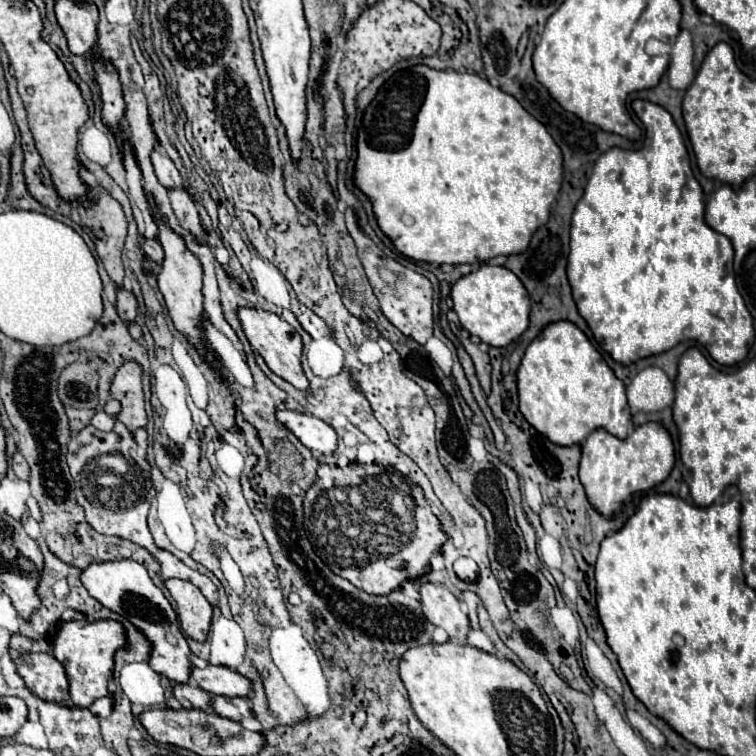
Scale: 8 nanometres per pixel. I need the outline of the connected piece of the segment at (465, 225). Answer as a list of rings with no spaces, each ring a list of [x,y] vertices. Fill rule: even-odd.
[[[414,65],[410,69],[398,71],[390,81],[382,85],[370,107],[364,111],[362,127],[358,131],[356,141],[356,169],[354,179],[356,185],[372,199],[374,215],[380,225],[380,229],[392,239],[394,247],[404,253],[406,257],[412,257],[416,261],[426,263],[482,263],[498,255],[512,255],[512,253],[524,253],[528,249],[528,243],[538,227],[542,227],[550,217],[550,207],[558,197],[560,185],[562,185],[562,151],[554,143],[552,135],[546,131],[546,127],[536,121],[522,105],[508,93],[504,93],[498,87],[492,87],[484,77],[476,73],[458,73],[458,71],[436,71],[426,65]]]

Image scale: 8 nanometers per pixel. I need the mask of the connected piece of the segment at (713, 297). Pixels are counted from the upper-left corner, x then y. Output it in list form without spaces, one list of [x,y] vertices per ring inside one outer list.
[[[634,99],[632,101],[632,109],[634,113],[640,117],[640,121],[646,127],[646,139],[642,149],[636,151],[628,151],[628,149],[620,149],[620,147],[612,147],[608,149],[604,155],[600,155],[600,159],[596,161],[594,169],[592,169],[592,177],[588,179],[588,185],[584,189],[582,199],[578,201],[574,215],[572,215],[572,227],[570,227],[570,257],[568,257],[568,281],[572,285],[572,295],[574,301],[578,305],[580,315],[586,319],[588,327],[594,333],[594,339],[602,345],[604,351],[608,351],[616,361],[628,365],[636,359],[644,359],[650,355],[658,355],[664,353],[668,349],[672,349],[674,345],[678,345],[680,341],[686,339],[696,339],[698,343],[702,343],[708,353],[720,363],[720,365],[736,365],[740,361],[746,359],[752,343],[754,343],[754,319],[750,317],[750,311],[746,309],[746,303],[738,291],[736,277],[734,277],[734,247],[730,243],[730,239],[718,231],[714,231],[712,227],[706,225],[704,221],[704,193],[702,187],[698,183],[698,179],[692,173],[690,167],[690,157],[688,157],[688,149],[684,145],[682,133],[676,127],[672,115],[656,103],[650,101],[642,101],[642,99]]]

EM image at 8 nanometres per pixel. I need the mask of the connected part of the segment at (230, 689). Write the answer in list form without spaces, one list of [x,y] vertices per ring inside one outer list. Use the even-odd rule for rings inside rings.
[[[208,665],[204,669],[194,667],[192,679],[198,683],[198,687],[206,689],[210,695],[250,697],[254,691],[252,681],[248,677],[228,667],[216,667],[216,665]]]

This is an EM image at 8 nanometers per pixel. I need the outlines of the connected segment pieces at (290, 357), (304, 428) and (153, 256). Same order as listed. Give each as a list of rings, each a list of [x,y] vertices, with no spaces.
[[[244,307],[238,311],[242,329],[252,345],[254,351],[258,351],[262,355],[262,359],[266,361],[266,365],[282,379],[286,379],[290,385],[294,385],[300,391],[308,391],[310,383],[304,375],[302,369],[302,337],[300,333],[288,325],[284,319],[280,319],[278,315],[270,313],[270,311],[262,311],[262,309],[254,309],[254,307]]]
[[[278,411],[278,421],[282,421],[290,431],[310,449],[320,451],[320,455],[332,455],[336,451],[336,431],[322,419],[296,413],[296,411]]]
[[[146,239],[144,245],[142,245],[142,249],[144,249],[144,253],[150,257],[150,260],[156,263],[162,263],[164,253],[162,253],[162,245],[160,245],[156,239]]]

